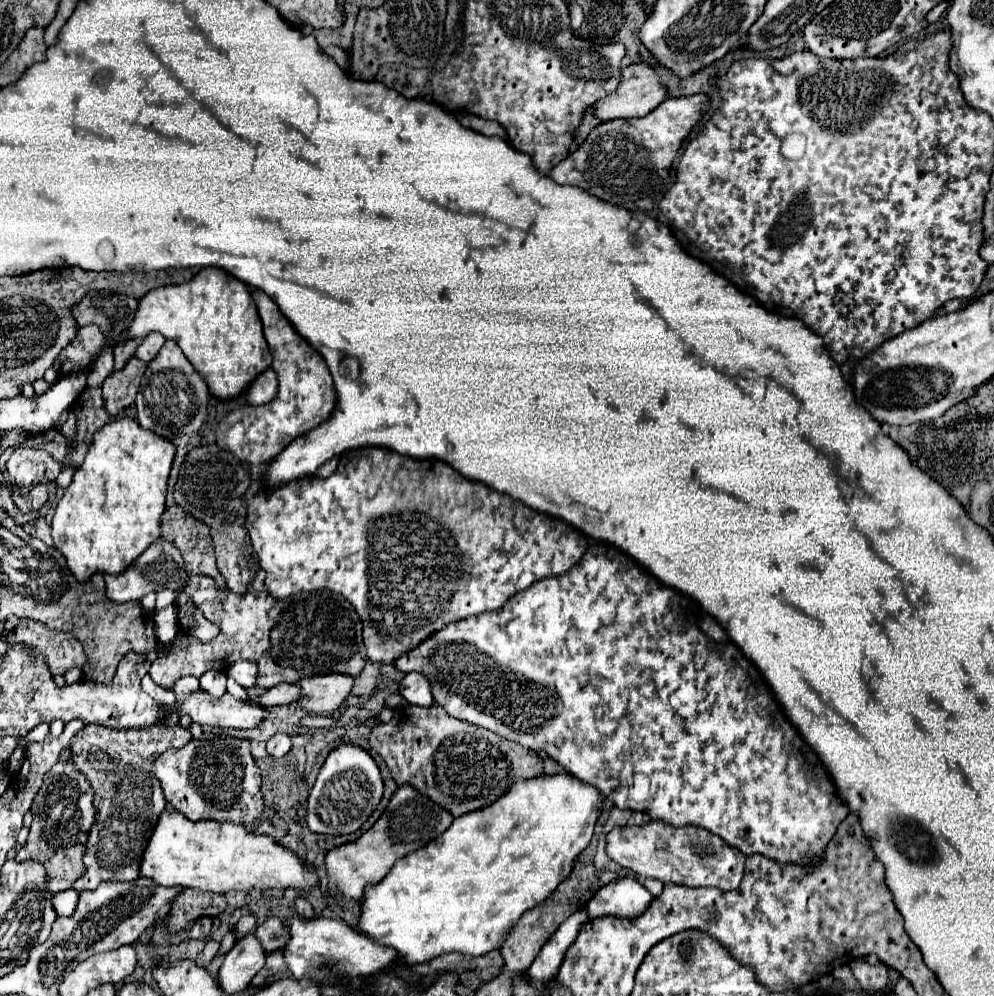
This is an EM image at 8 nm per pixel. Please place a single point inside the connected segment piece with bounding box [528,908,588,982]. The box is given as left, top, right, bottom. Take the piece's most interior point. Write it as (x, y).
(545, 967)

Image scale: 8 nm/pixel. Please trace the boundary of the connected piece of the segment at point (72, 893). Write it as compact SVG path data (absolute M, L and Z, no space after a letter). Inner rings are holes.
M74 888L54 894L54 908L56 908L58 916L72 916L76 910L78 898L80 898L80 892Z

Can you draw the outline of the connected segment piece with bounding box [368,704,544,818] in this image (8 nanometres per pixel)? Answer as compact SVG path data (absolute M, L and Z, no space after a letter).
M438 704L430 708L394 708L392 720L374 726L368 740L372 750L386 760L396 784L414 786L456 818L492 804L512 782L544 774L536 752L486 728L452 718Z

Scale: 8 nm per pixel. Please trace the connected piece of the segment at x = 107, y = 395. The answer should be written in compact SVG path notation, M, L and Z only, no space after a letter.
M132 358L124 370L110 374L104 384L102 384L102 392L104 392L104 402L106 402L106 412L112 416L122 414L124 408L134 404L134 398L138 394L138 386L140 380L146 372L146 364L138 358Z

